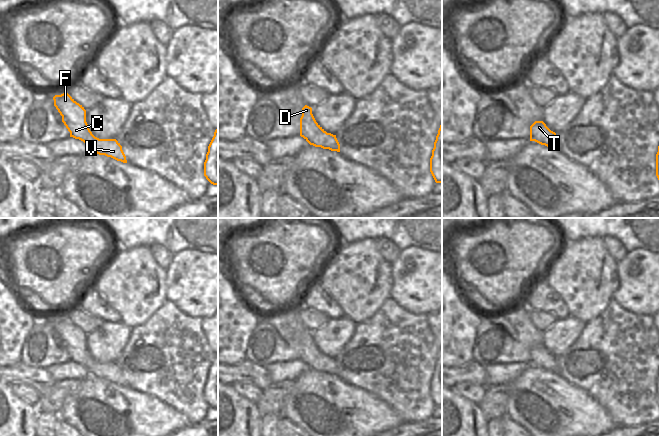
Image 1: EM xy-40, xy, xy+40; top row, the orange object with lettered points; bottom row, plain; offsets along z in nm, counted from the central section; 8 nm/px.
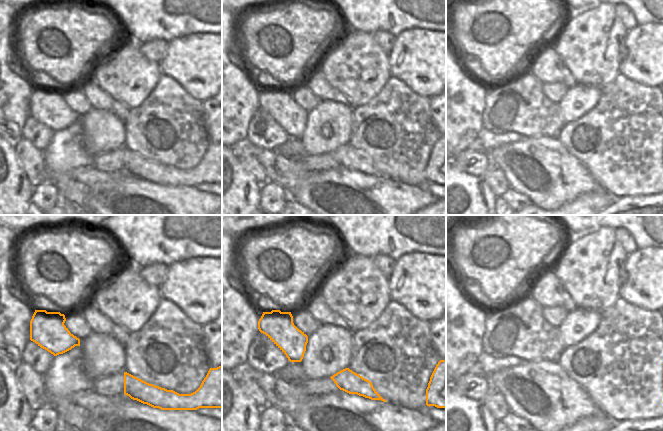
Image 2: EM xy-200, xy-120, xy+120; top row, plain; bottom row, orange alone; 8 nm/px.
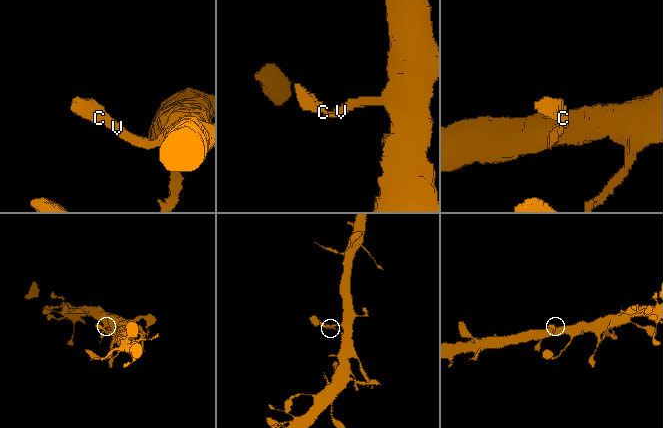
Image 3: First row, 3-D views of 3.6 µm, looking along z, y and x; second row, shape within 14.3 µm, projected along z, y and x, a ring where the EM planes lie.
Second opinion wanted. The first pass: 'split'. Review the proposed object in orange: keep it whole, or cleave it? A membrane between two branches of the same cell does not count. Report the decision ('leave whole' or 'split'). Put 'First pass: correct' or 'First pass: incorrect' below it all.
leave whole
First pass: incorrect

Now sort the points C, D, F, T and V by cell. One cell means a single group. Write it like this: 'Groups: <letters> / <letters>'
Groups: C D F T V

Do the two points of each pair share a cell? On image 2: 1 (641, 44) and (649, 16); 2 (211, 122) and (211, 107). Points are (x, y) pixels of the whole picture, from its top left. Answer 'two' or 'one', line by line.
1: two
2: one

